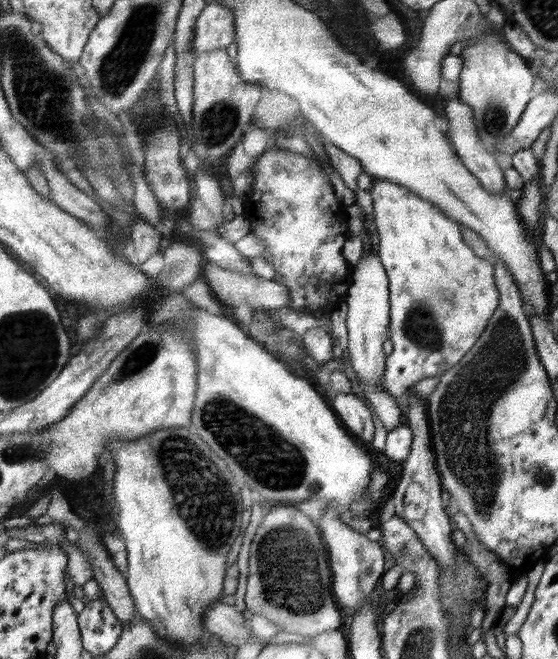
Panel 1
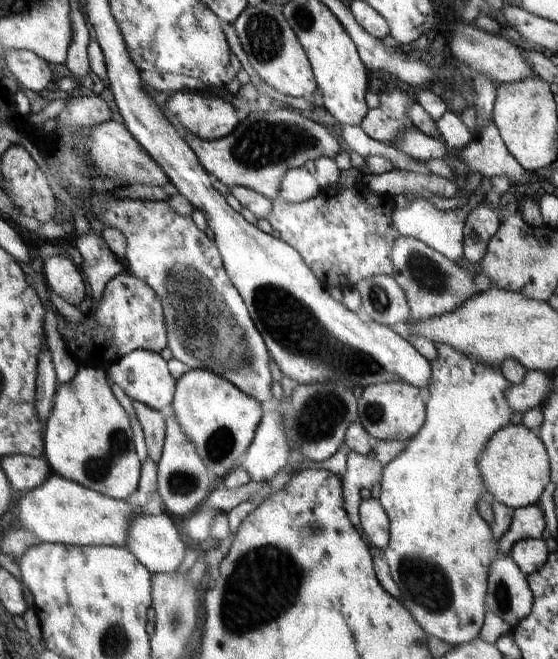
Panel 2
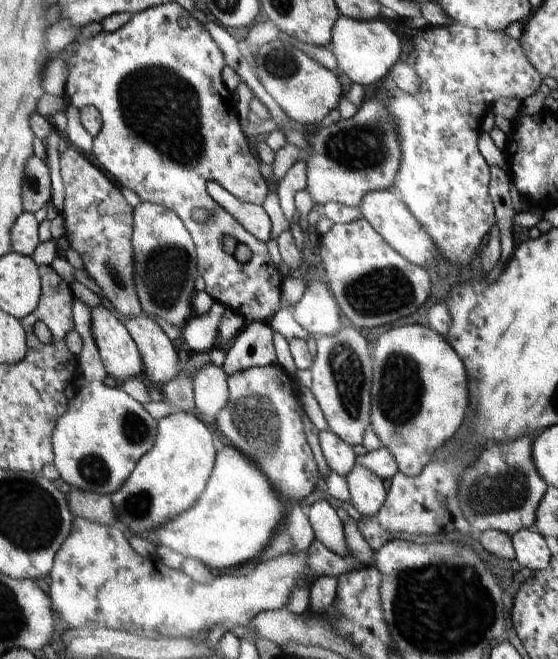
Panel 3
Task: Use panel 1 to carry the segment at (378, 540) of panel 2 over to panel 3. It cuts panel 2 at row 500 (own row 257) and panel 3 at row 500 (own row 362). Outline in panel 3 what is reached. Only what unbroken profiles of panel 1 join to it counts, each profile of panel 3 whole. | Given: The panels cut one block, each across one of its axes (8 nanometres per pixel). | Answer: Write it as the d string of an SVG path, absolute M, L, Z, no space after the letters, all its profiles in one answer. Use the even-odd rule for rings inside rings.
M355 464L345 479L351 496L350 502L363 517L374 515L381 509L387 497L382 478L369 468Z

